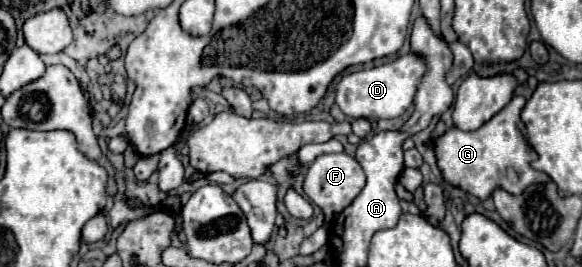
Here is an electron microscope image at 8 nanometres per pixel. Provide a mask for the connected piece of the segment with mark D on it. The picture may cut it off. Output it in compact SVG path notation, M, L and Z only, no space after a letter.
M414 51L384 63L380 67L372 69L362 69L356 73L350 73L342 77L336 89L336 105L352 119L362 119L362 117L376 117L376 119L394 119L400 117L412 103L416 95L416 87L420 79L426 75L428 65L420 55Z

